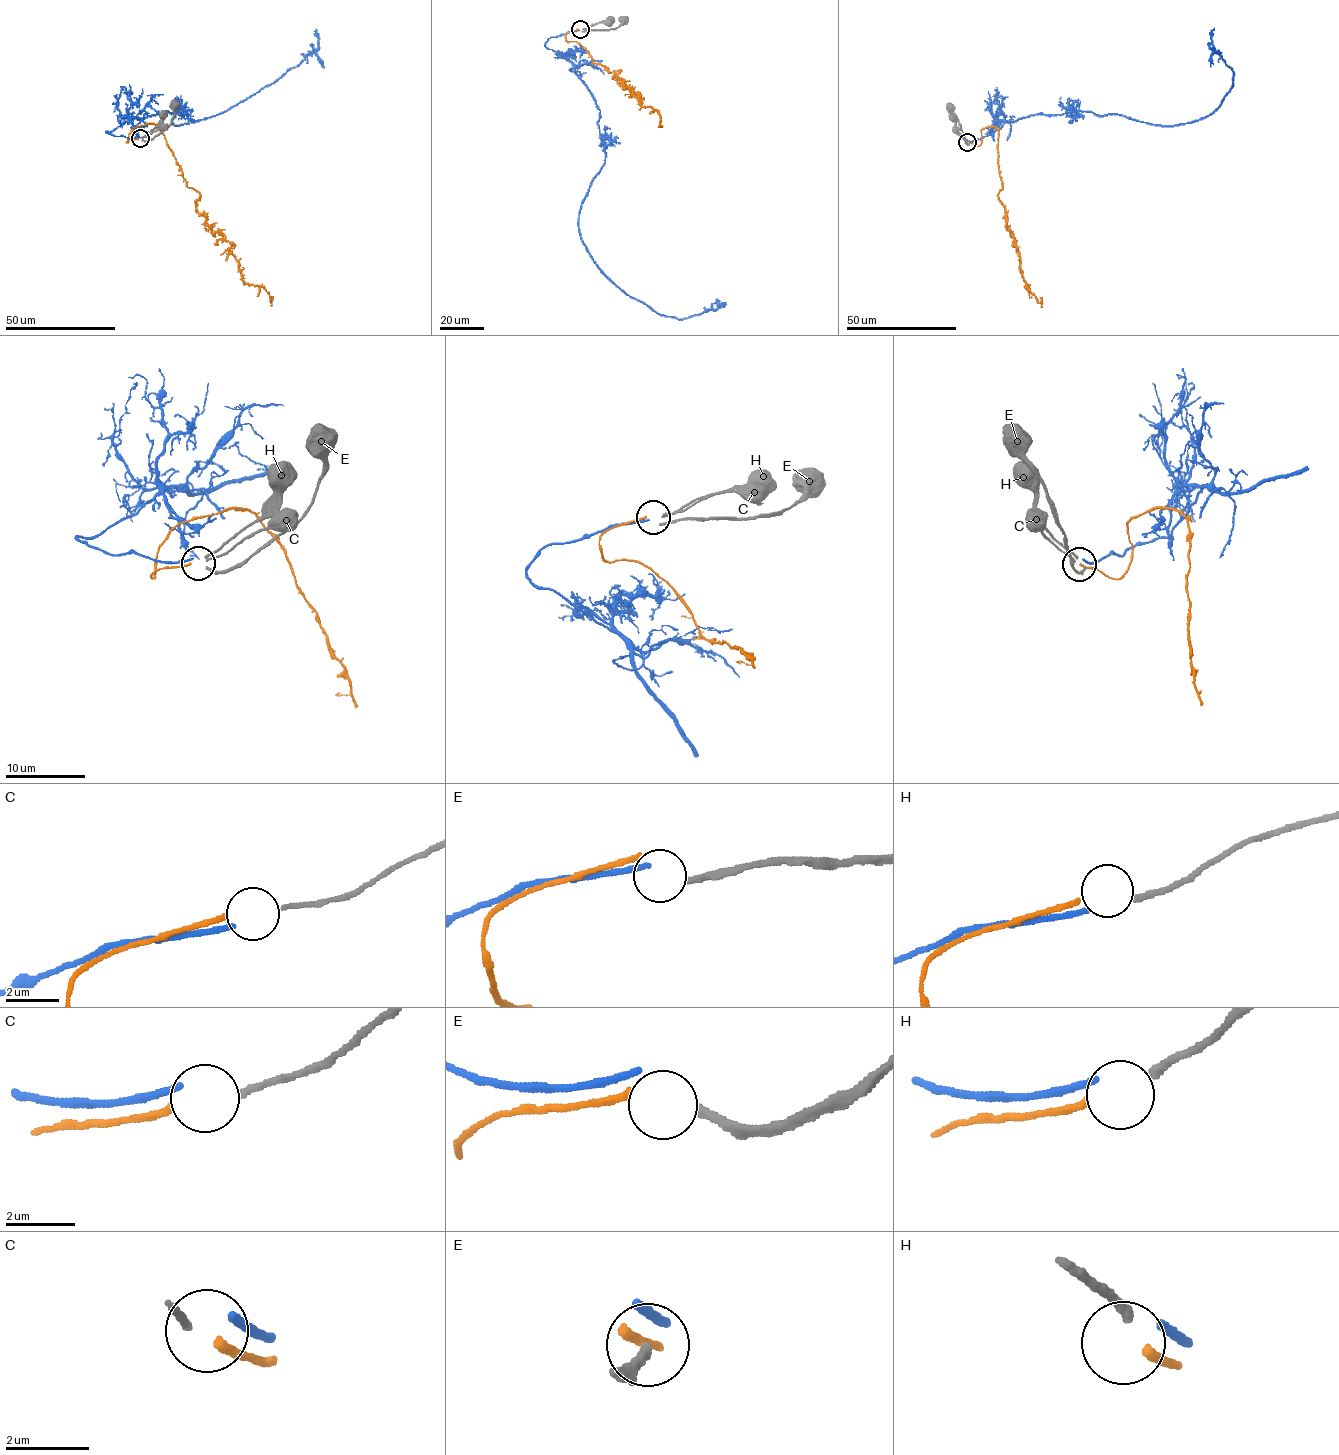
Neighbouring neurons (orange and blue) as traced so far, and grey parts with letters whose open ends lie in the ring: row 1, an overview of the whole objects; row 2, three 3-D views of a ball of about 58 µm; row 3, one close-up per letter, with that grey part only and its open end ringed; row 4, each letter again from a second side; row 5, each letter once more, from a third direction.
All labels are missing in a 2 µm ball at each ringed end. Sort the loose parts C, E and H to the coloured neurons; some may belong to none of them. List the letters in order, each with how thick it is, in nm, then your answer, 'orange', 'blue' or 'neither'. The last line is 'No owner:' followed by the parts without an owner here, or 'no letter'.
C: 170 nm | orange
E: 260 nm | neither
H: 240 nm | neither
No owner: E, H

